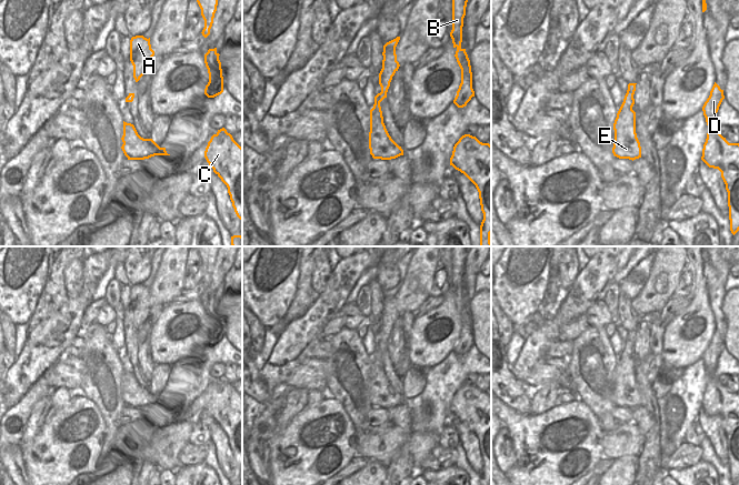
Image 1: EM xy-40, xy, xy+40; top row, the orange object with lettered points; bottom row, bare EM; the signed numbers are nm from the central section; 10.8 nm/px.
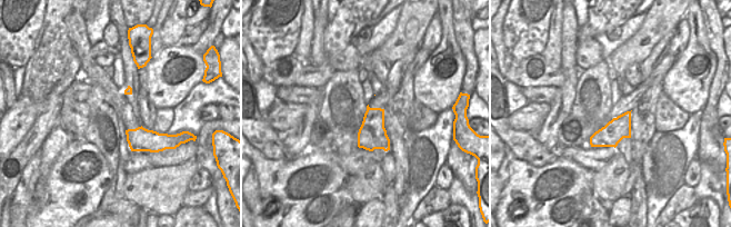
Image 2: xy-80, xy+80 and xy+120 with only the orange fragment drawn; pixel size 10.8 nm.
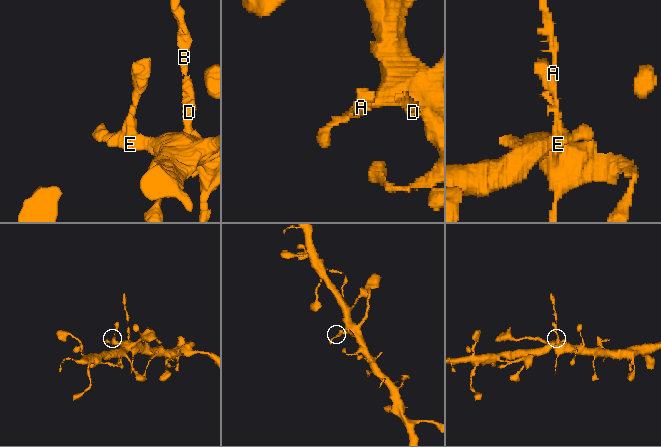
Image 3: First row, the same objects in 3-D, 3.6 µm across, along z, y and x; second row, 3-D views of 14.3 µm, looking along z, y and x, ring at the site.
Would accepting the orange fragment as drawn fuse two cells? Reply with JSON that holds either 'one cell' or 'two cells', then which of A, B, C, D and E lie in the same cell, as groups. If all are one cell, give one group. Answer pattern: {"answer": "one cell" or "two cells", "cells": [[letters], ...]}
{"answer": "one cell", "cells": [["A", "B", "C", "D", "E"]]}

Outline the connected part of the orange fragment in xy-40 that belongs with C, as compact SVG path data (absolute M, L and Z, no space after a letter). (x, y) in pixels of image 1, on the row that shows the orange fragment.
M222 128L208 142L204 158L227 185L234 212L242 220L242 148Z

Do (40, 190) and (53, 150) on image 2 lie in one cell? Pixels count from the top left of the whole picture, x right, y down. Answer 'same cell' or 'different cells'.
same cell

